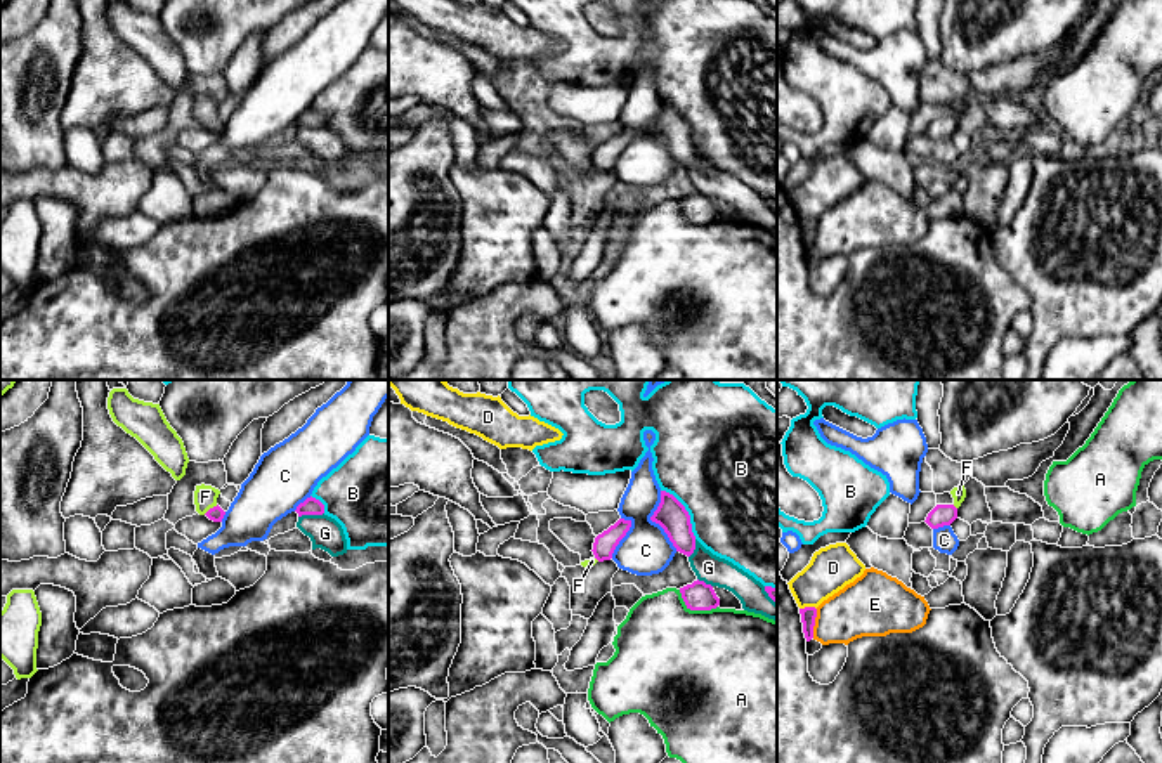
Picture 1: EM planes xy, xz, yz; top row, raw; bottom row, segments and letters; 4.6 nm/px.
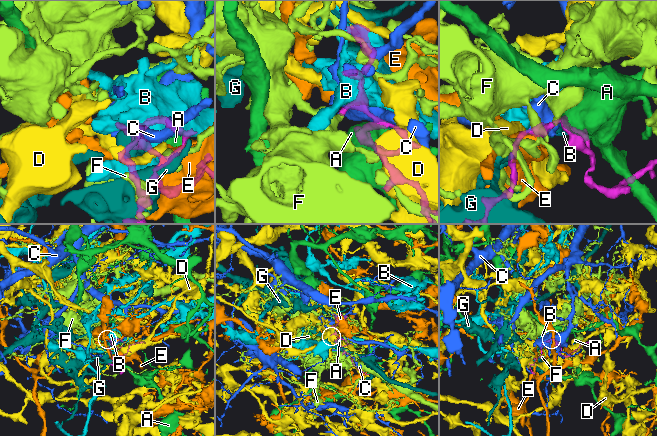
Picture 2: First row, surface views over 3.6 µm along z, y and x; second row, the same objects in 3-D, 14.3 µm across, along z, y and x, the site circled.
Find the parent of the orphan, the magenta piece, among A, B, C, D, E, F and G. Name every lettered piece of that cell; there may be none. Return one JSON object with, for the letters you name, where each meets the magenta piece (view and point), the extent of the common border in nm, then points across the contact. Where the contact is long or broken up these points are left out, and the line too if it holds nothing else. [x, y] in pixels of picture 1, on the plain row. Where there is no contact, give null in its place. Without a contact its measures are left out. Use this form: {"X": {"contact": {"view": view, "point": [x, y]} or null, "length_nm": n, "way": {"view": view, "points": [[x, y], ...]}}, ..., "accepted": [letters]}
{"F": {"contact": {"view": "xy", "point": [210, 120]}, "length_nm": 80, "way": {"view": "xy", "points": [[215, 125], [210, 120], [205, 108]]}}, "accepted": ["F"]}

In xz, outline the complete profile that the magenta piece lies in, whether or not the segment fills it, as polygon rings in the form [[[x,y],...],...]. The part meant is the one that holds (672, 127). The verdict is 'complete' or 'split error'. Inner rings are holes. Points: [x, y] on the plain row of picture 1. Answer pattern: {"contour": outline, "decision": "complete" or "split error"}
{"contour": [[[661,102],[661,114],[650,132],[664,140],[676,163],[687,168],[694,165],[695,147],[690,127],[673,106]]], "decision": "complete"}

